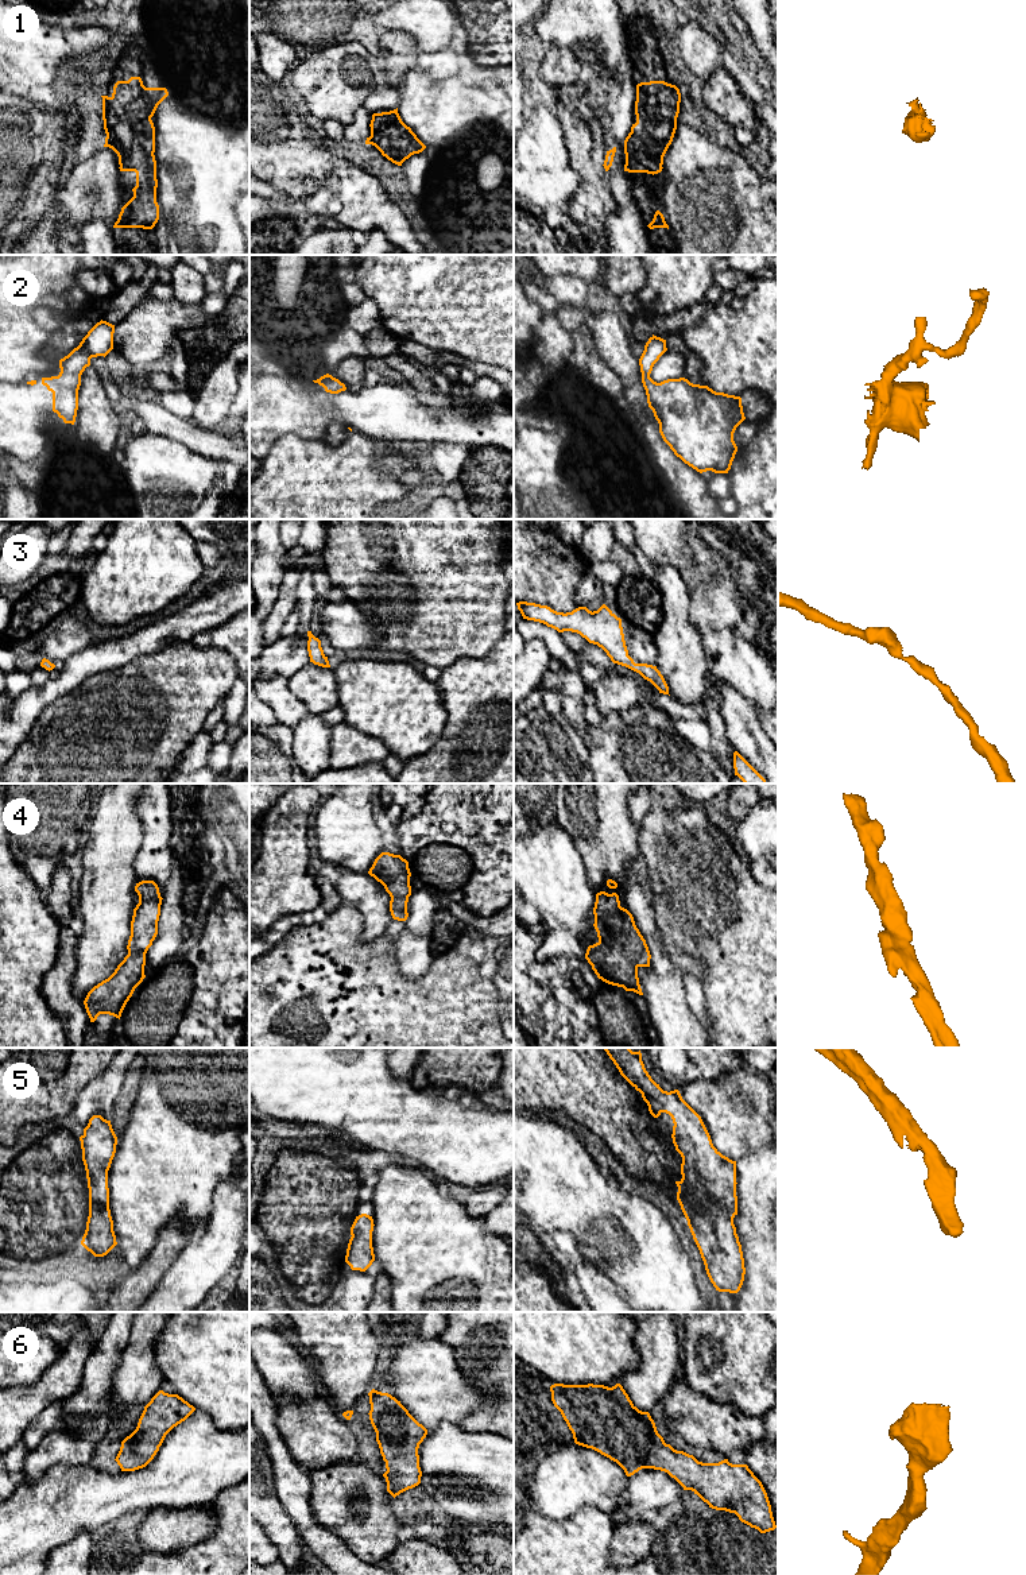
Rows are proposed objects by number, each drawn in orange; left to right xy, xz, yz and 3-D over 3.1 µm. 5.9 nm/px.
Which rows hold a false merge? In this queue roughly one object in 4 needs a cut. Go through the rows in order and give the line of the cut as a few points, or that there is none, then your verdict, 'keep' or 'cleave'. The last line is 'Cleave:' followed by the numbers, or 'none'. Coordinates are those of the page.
1: cut none; keep
2: cut none; keep
3: cut none; keep
4: cut none; keep
5: cut none; keep
6: cut none; keep
Cleave: none

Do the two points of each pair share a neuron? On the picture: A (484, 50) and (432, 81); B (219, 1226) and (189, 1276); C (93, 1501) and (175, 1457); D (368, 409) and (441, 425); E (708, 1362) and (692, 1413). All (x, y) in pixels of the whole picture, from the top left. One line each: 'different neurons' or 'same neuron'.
A: different neurons
B: same neuron
C: same neuron
D: same neuron
E: different neurons

